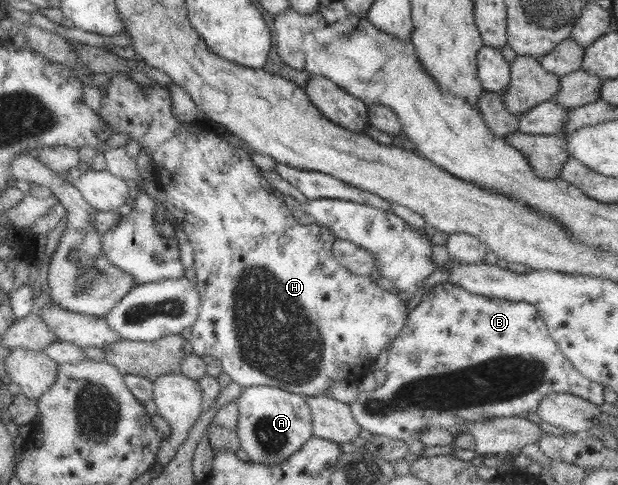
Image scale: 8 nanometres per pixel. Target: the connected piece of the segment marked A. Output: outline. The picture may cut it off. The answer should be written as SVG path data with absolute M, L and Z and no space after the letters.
M276 386L244 387L238 402L238 438L240 449L248 454L249 461L261 465L282 465L293 453L298 452L313 435L312 415L302 394L292 393Z

